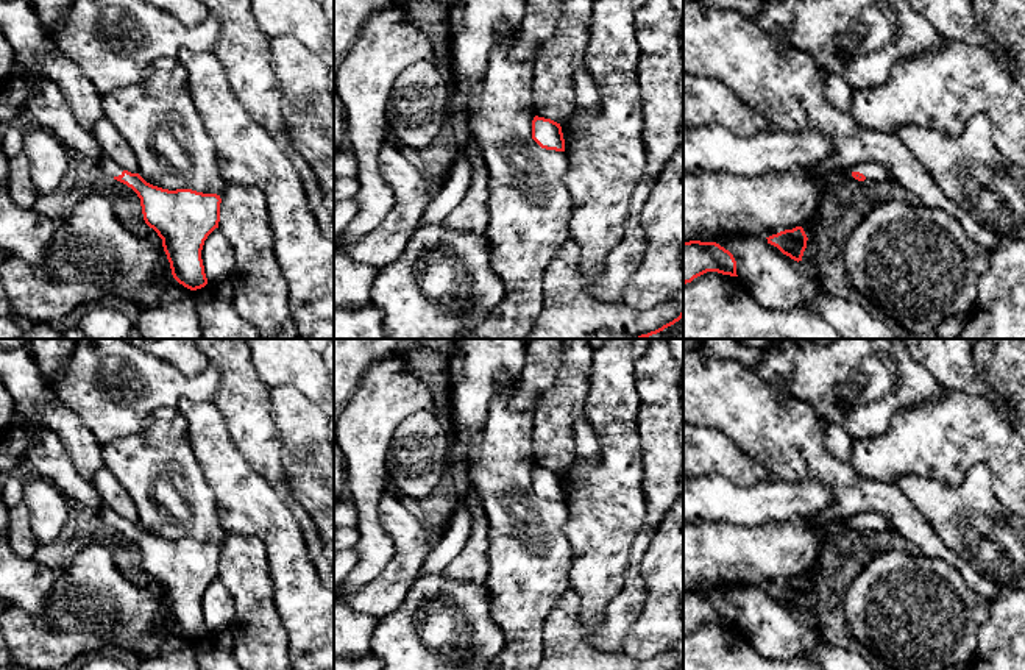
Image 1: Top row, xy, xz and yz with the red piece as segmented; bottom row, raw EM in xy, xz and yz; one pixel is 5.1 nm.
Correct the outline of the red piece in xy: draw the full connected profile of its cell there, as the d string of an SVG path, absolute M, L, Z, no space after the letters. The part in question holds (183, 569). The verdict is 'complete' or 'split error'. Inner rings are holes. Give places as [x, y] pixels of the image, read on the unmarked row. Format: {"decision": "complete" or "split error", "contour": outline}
{"decision": "split error", "contour": "M106 506L98 514L140 548L144 570L162 589L173 628L190 640L204 637L207 628L201 600L207 586L218 578L220 545L153 536Z"}

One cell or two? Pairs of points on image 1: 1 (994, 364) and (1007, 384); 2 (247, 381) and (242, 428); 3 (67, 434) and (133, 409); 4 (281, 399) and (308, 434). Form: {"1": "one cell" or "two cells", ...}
{"1": "one cell", "2": "one cell", "3": "two cells", "4": "one cell"}

